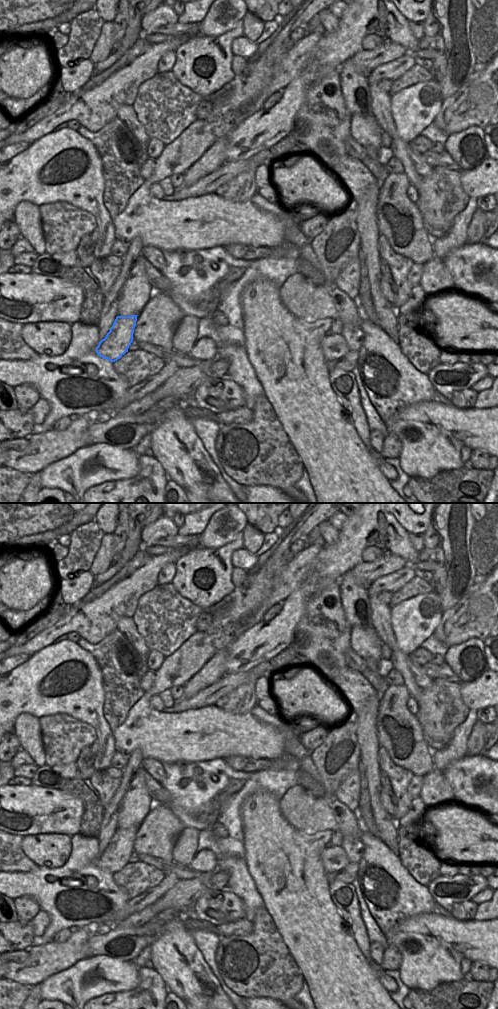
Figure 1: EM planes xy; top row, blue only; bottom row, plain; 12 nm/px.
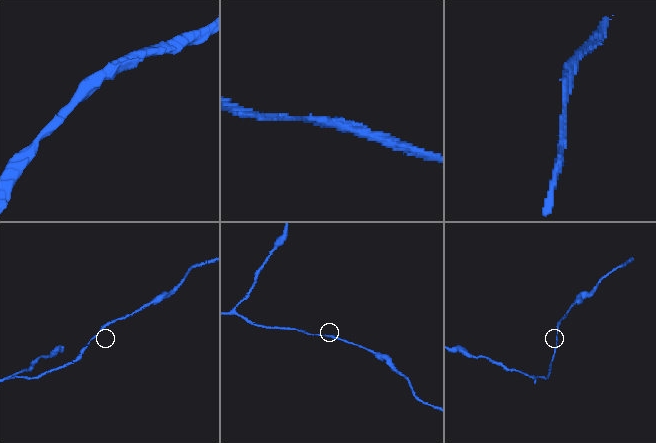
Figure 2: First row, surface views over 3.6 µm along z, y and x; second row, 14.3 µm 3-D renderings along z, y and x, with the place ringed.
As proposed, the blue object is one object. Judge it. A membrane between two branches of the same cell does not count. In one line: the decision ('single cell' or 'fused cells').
single cell

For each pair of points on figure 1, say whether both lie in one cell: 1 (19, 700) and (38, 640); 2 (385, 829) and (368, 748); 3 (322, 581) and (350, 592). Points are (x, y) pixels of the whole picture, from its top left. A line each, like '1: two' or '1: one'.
1: two
2: one
3: two

